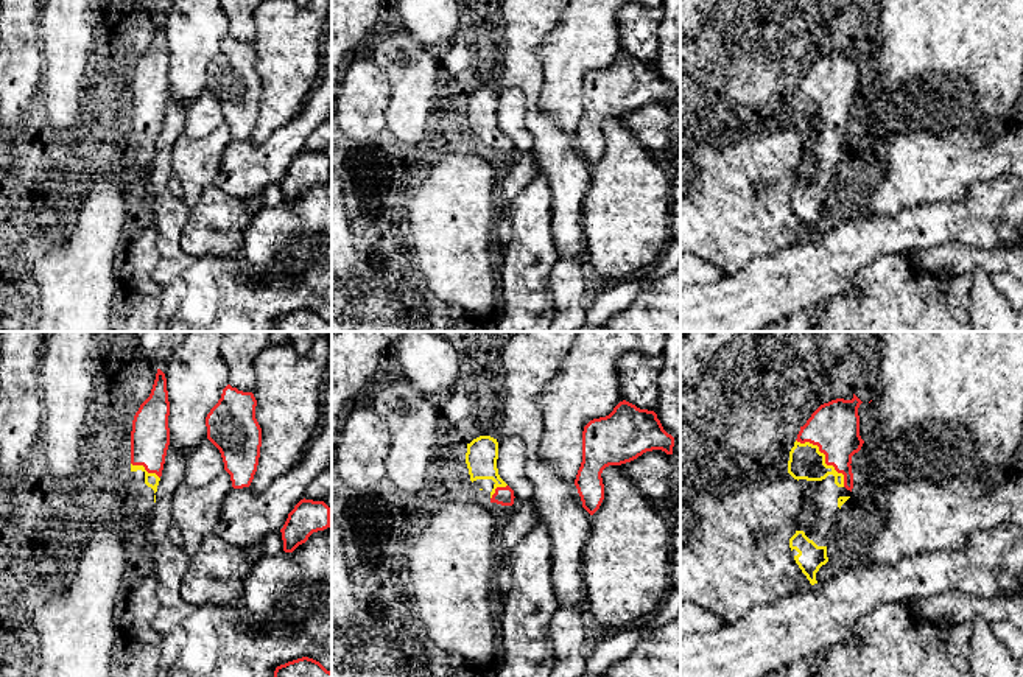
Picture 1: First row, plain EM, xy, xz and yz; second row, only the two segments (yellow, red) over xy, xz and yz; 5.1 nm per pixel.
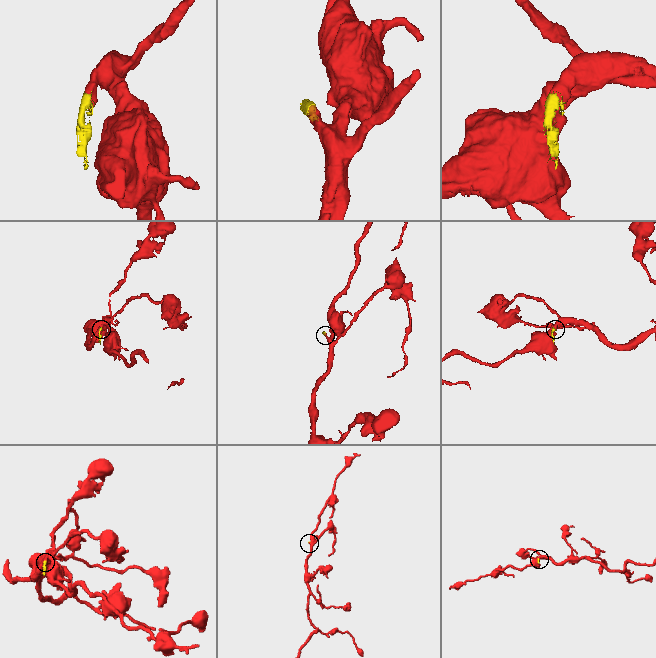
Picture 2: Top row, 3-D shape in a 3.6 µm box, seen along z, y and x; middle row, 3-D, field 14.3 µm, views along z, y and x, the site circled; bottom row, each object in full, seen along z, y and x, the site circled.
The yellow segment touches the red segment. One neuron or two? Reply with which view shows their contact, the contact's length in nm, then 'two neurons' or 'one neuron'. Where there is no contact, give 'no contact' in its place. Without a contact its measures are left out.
yz | 360 nm | one neuron

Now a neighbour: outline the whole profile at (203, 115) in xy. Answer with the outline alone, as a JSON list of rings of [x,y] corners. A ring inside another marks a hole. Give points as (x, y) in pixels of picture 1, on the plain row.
[[[206,89],[196,100],[185,104],[184,134],[202,139],[224,123],[220,101]]]

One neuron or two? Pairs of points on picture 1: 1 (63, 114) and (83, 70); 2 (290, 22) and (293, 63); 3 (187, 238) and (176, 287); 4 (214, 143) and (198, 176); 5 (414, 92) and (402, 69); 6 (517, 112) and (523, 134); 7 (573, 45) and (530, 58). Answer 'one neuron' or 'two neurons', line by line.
1: one neuron
2: one neuron
3: two neurons
4: one neuron
5: one neuron
6: one neuron
7: two neurons

